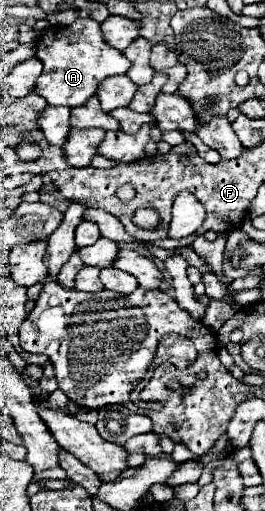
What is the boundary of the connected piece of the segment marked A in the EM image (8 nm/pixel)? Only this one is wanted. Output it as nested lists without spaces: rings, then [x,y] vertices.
[[[79,18],[71,26],[53,28],[37,40],[37,54],[43,62],[43,74],[37,78],[35,90],[51,104],[51,106],[83,106],[91,96],[95,96],[99,84],[109,76],[125,74],[131,68],[131,60],[127,56],[109,46],[103,38],[101,24],[91,18]]]

